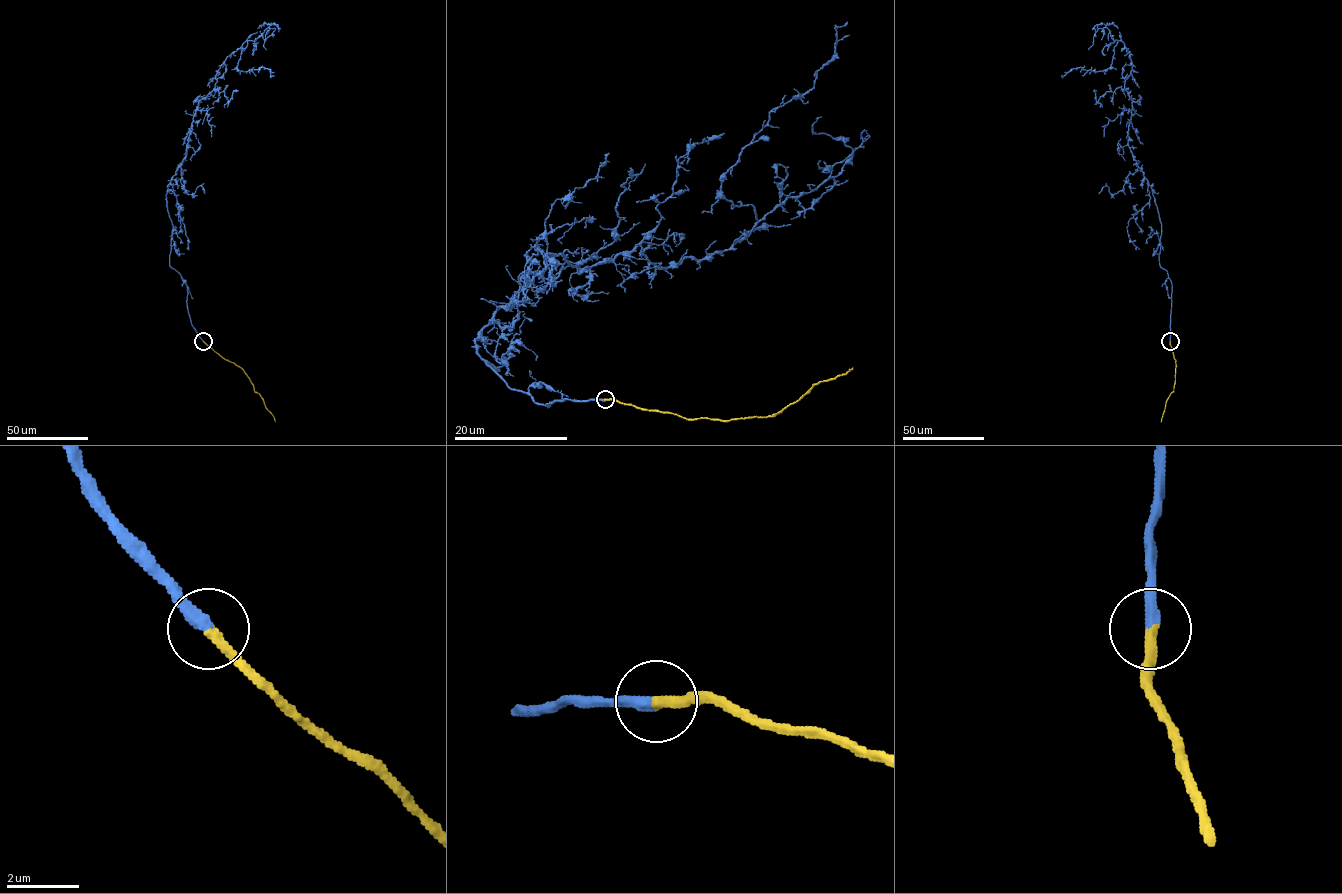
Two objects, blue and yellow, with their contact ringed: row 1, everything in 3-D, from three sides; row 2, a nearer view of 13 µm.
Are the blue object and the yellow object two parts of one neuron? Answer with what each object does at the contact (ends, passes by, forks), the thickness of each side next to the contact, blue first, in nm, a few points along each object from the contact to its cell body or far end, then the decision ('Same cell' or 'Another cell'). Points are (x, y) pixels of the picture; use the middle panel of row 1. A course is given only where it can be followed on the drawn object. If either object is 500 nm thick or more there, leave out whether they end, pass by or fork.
At the ring blue ends. At the ring yellow ends. Thickness 360 nm (blue) against 300 nm. Course of blue: (604, 400), (537, 404), (476, 340), (549, 254), (740, 241), (721, 180), (847, 22). Course of yellow: (604, 400), (617, 400), (640, 408), (693, 418), (771, 417), (800, 398), (814, 384), (827, 381), (852, 367). Same cell

